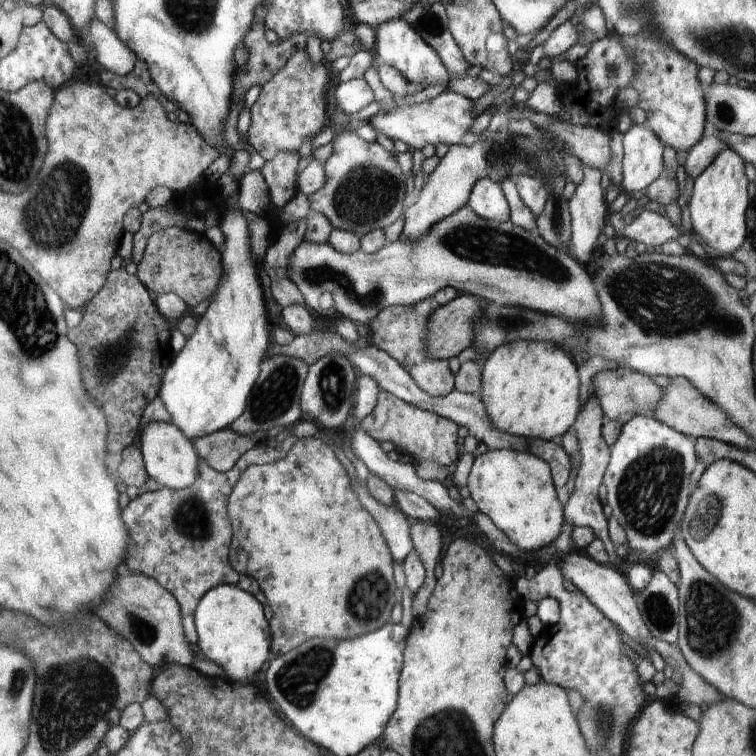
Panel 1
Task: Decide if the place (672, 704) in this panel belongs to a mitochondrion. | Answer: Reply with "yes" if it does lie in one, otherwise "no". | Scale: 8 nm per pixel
no

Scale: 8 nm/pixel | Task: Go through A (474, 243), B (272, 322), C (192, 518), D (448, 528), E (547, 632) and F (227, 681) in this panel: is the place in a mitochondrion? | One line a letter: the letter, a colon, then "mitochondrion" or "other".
A: mitochondrion
B: other
C: mitochondrion
D: other
E: other
F: other

